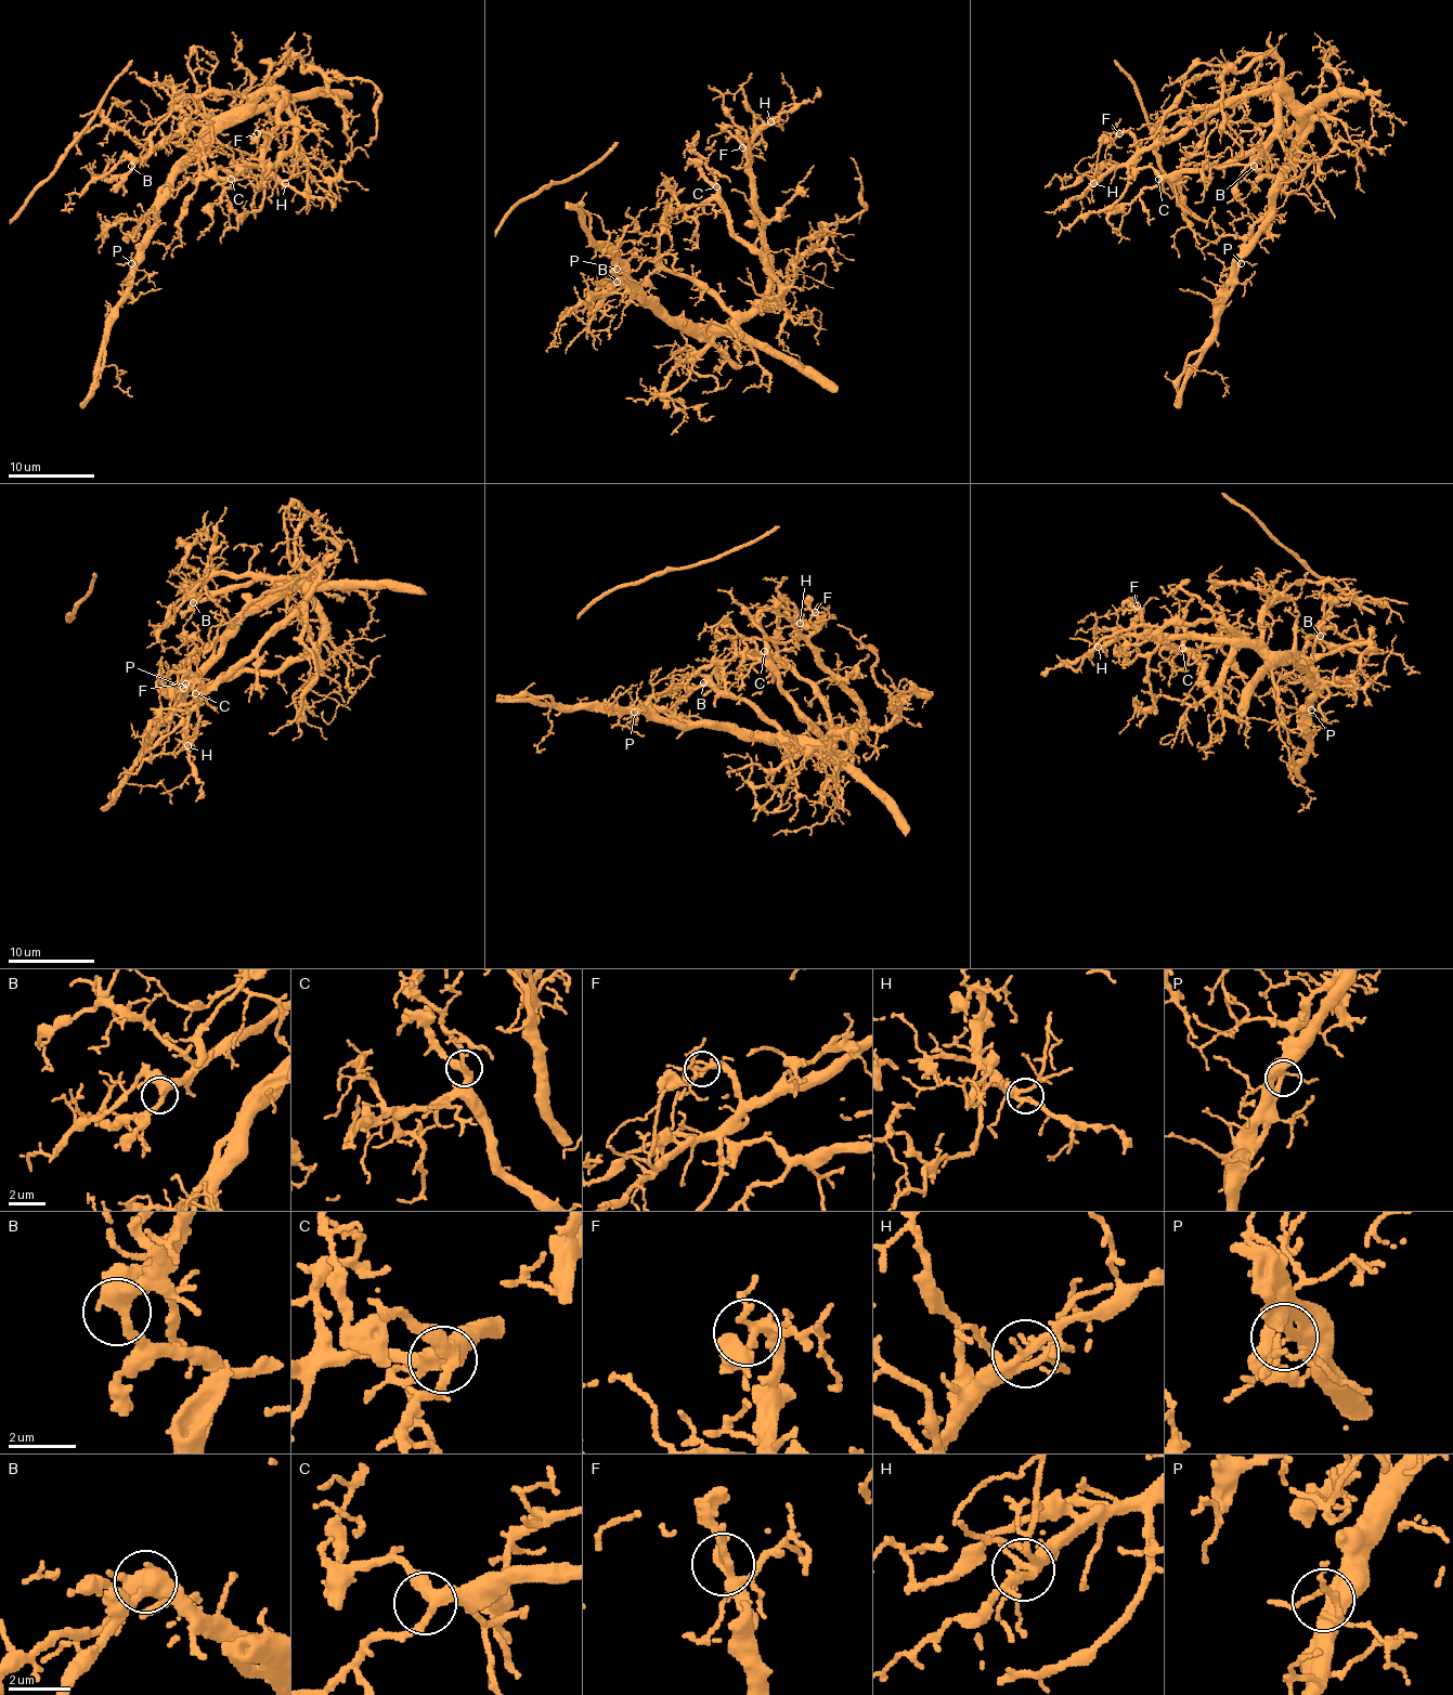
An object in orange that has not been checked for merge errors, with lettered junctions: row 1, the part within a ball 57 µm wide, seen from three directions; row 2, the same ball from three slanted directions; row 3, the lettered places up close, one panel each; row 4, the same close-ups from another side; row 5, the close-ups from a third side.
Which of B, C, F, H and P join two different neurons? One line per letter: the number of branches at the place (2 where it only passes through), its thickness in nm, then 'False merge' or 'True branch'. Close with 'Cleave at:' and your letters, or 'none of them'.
B: Branches: 3. Thickness 400 nm. True branch
C: Branches: 3. Thickness 360 nm. True branch
F: Branches: 4. Thickness 220 nm. True branch
H: Branches: 4. Thickness 240 nm. True branch
P: Branches: 3. Thickness 360 nm. True branch
Cleave at: none of them

